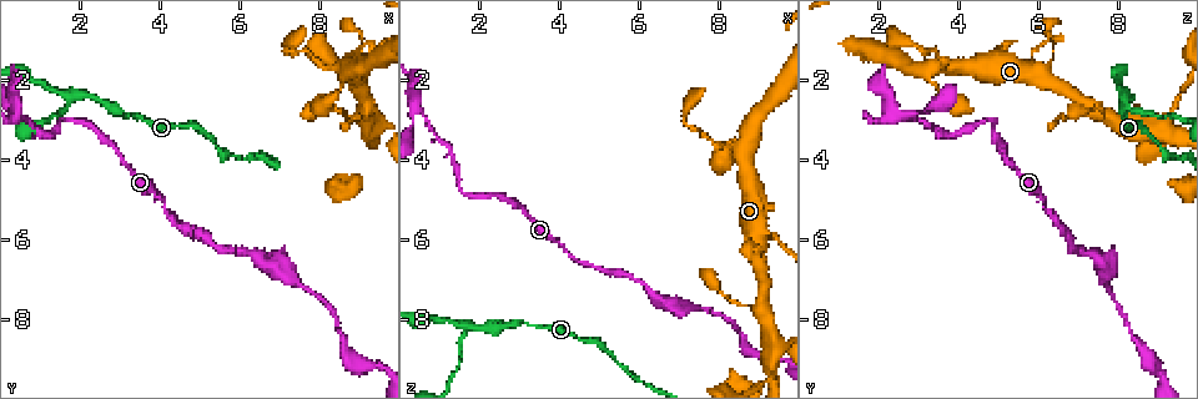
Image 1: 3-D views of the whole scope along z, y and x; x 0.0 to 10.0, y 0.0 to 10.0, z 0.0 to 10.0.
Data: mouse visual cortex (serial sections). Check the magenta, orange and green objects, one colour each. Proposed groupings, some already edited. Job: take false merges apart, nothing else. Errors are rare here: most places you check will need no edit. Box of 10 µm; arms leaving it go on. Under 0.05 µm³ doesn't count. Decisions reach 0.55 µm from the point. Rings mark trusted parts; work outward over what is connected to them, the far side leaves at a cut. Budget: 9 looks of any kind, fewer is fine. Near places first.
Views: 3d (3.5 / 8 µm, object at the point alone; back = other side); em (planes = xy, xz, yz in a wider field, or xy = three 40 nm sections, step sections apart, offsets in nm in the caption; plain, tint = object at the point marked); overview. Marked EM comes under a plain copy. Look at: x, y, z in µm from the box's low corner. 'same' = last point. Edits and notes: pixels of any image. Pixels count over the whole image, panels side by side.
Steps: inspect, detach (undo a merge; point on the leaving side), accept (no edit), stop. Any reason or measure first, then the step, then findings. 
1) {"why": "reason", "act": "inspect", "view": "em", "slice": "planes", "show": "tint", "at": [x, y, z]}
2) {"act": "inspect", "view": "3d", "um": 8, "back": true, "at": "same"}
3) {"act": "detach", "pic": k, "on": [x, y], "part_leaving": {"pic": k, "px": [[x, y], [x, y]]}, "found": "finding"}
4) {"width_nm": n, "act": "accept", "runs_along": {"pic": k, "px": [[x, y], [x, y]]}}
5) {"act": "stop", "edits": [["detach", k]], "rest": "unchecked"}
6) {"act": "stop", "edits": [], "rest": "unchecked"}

{"why": "abrupt turn", "act": "inspect", "view": "3d", "um": 3.5, "at": [9.00, 1.55, 6.30]}

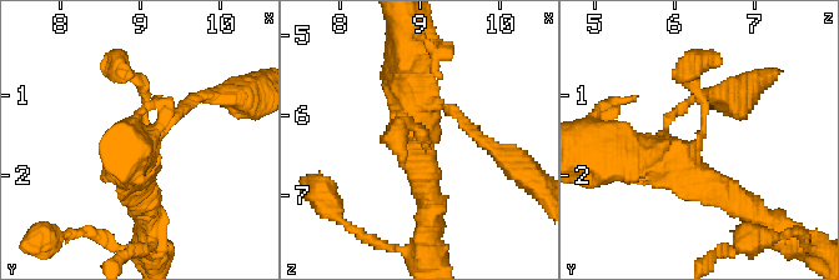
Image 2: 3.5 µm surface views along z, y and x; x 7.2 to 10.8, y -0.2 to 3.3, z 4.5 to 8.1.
{"act": "inspect", "view": "em", "slice": "xy", "step": 1, "show": "tint", "at": [9.05, 1.50, 6.35]}

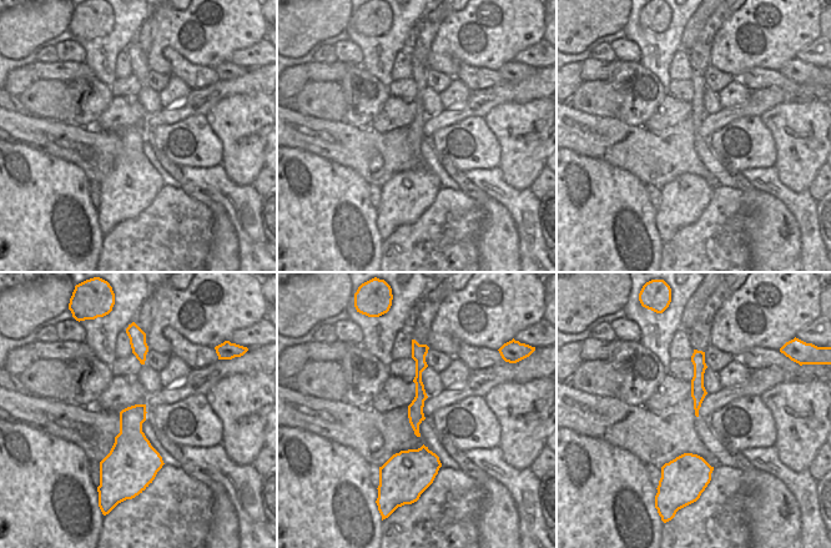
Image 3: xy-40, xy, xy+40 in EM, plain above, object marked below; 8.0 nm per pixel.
{"act": "accept", "runs_along": {"pic": 3, "px": [[423, 347], [419, 352], [416, 427]]}, "found": "continuous, no second cell"}

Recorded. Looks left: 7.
{"why": "calibre changes", "act": "inspect", "view": "3d", "um": 3.5, "at": [8.10, 1.60, 3.60]}

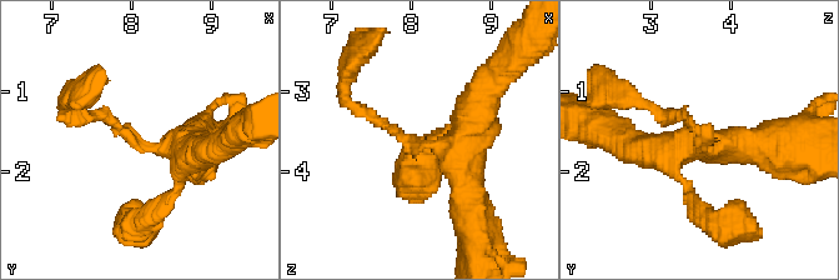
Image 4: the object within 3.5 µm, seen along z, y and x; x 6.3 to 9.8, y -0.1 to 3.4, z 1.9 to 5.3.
{"arm_widths_nm": [150, 400], "why": "need the tissue", "act": "inspect", "view": "em", "slice": "xy", "step": 2, "show": "tint", "at": [8.10, 1.65, 3.65]}

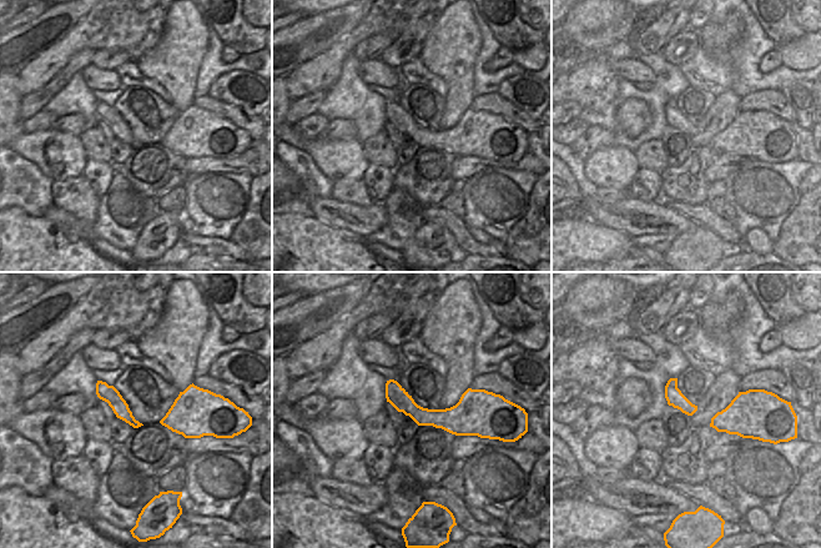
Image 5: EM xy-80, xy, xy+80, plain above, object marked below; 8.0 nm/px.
{"act": "inspect", "view": "em", "slice": "xy", "step": 3, "show": "tint", "at": "same"}

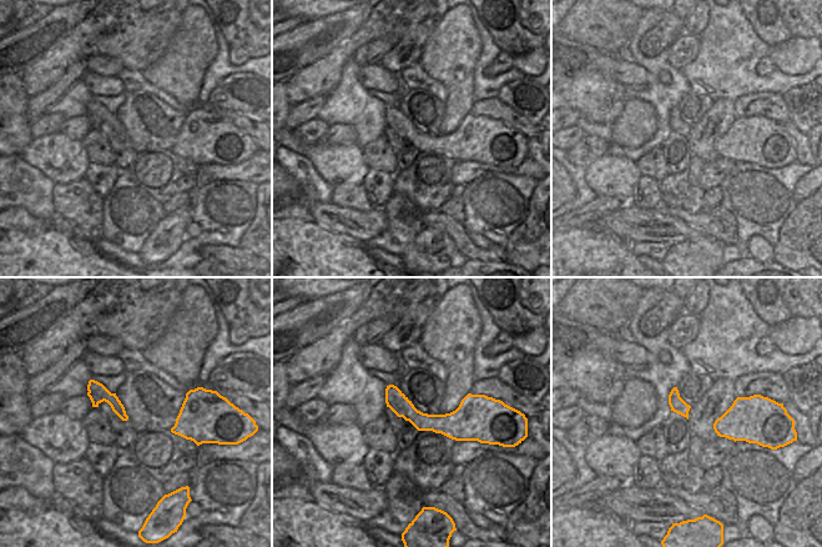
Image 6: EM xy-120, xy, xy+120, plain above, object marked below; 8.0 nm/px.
{"act": "accept", "runs_along": {"pic": 6, "px": [[388, 391], [424, 422], [477, 407]]}, "found": "continuous, no second cell"}

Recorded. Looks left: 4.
{"why": "sudden change in width", "act": "inspect", "view": "3d", "um": 8, "at": [7.45, 7.10, 7.70]}

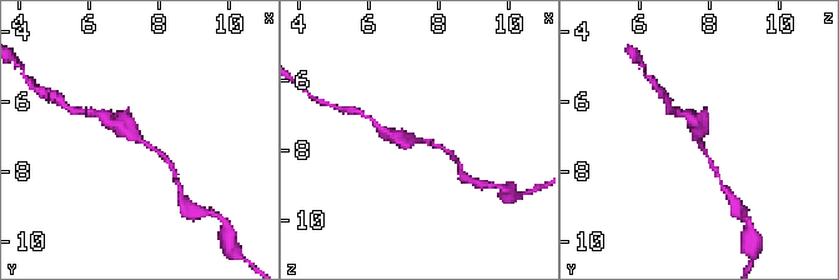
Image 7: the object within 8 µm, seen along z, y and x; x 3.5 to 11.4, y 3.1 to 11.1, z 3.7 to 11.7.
{"act": "inspect", "view": "3d", "um": 3.5, "at": "same"}

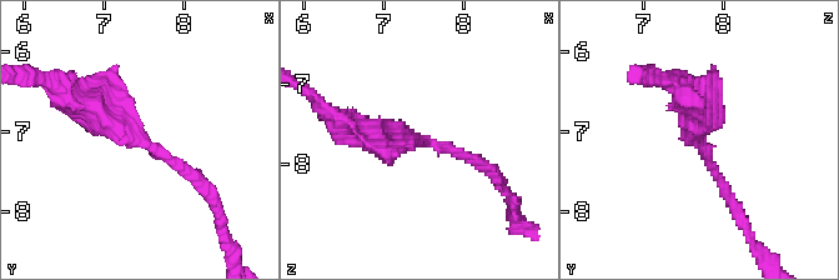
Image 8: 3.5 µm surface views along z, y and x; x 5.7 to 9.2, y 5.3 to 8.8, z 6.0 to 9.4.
{"arm_widths_nm": [150, 350], "why": "need the tissue", "act": "inspect", "view": "em", "slice": "xy", "step": 5, "show": "tint", "at": [7.50, 7.10, 7.70]}

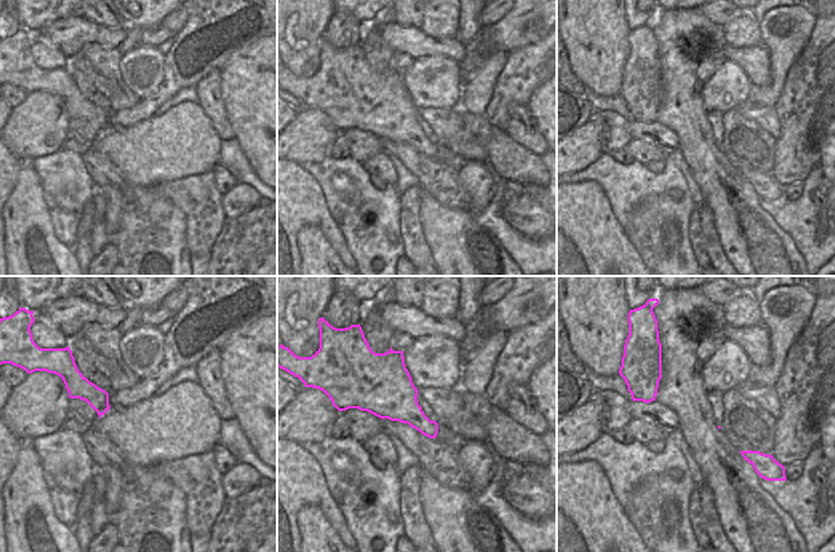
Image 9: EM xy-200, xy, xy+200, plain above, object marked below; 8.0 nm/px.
{"act": "accept", "runs_along": {"pic": 8, "px": [[71, 100], [152, 145], [202, 188]]}, "found": "all the same cell"}

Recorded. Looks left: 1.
{"act": "stop", "edits": [], "rest": "unchecked"}

